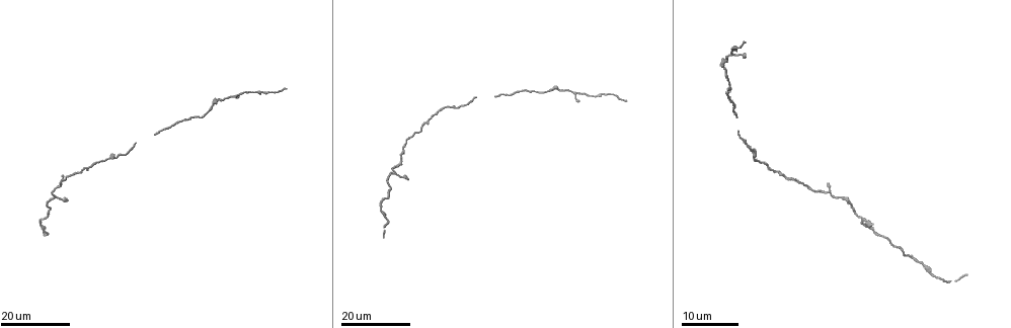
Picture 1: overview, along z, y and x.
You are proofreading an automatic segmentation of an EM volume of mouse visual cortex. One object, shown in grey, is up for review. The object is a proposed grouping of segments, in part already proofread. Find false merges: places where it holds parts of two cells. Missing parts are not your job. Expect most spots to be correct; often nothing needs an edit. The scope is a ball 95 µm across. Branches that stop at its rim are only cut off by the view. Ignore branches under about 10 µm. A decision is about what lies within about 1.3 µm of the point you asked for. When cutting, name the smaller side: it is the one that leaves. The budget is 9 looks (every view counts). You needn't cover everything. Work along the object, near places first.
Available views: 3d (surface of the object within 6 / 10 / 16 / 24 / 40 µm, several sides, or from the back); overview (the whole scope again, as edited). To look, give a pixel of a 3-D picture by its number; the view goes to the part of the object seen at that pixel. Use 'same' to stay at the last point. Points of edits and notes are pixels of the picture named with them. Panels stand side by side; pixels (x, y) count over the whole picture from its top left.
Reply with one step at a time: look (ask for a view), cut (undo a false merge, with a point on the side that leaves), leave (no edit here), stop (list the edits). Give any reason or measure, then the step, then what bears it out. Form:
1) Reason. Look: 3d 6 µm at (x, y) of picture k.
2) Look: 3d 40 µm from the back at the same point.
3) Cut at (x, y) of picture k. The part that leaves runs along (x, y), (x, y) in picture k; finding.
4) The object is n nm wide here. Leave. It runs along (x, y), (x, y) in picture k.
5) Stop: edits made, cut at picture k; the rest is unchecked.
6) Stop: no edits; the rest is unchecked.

Thin neck. Look: 3d 24 µm at (858, 214) of picture 1.

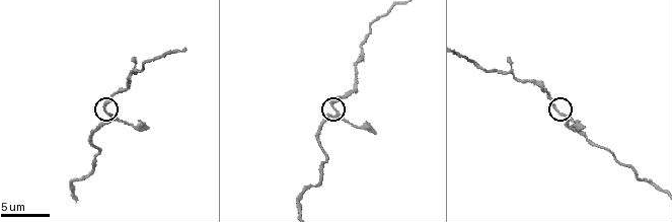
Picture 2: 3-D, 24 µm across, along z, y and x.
Look: 3d 10 µm at (331, 107) of picture 2.

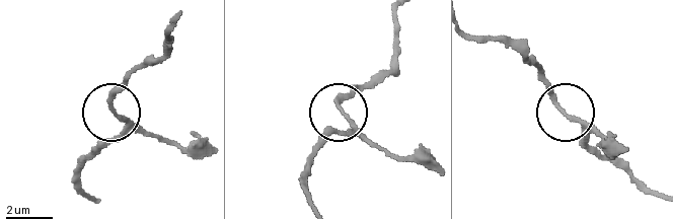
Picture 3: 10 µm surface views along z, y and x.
Leave. All the same cell.

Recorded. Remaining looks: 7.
Look: 3d 16 µm at (115, 157) of picture 1.

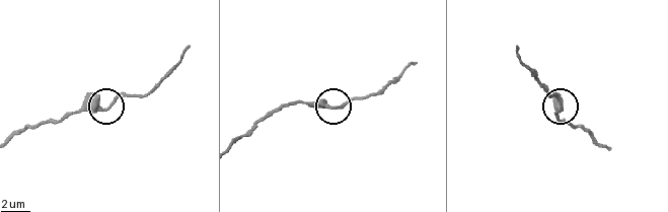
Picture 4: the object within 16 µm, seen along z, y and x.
Closer look. Look: 3d 6 µm at (330, 109) of picture 4.

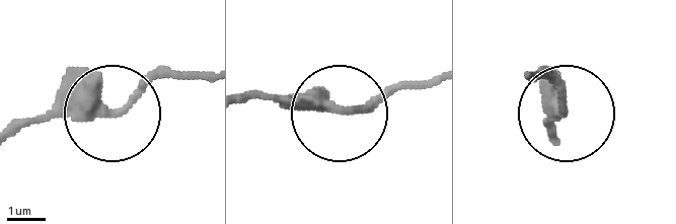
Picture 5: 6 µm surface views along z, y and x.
The object is 260 nm wide here. Leave. It runs along (342, 107), (247, 94) in picture 5; continuous, no second cell.

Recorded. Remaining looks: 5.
Thick turns thin. Look: 3d 16 µm at (221, 100) of picture 1.

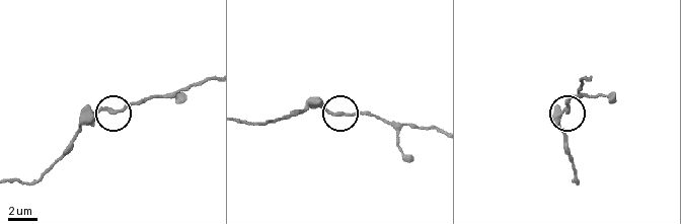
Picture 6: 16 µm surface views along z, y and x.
Zoom in. Look: 3d 6 µm at (103, 109) of picture 6.

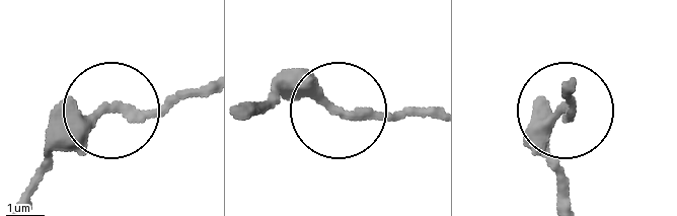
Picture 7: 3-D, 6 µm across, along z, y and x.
Leave. It runs along (241, 114), (300, 90), (348, 110), (432, 110) in picture 7; all the same cell.

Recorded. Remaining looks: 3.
Side arm on a straight run. Look: 3d 24 µm at (233, 96) of picture 1.

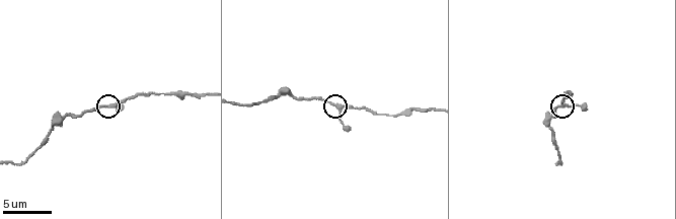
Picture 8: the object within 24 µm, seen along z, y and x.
Look: 3d 10 µm at (334, 104) of picture 8.

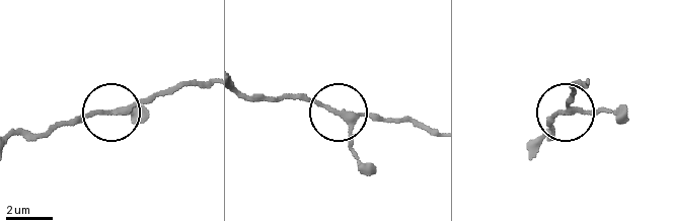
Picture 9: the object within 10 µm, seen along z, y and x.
Leave. It runs along (16, 134), (69, 127), (177, 91) in picture 9; one cell here.

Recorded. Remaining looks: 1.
Stop: no edits; the rest is unchecked.

